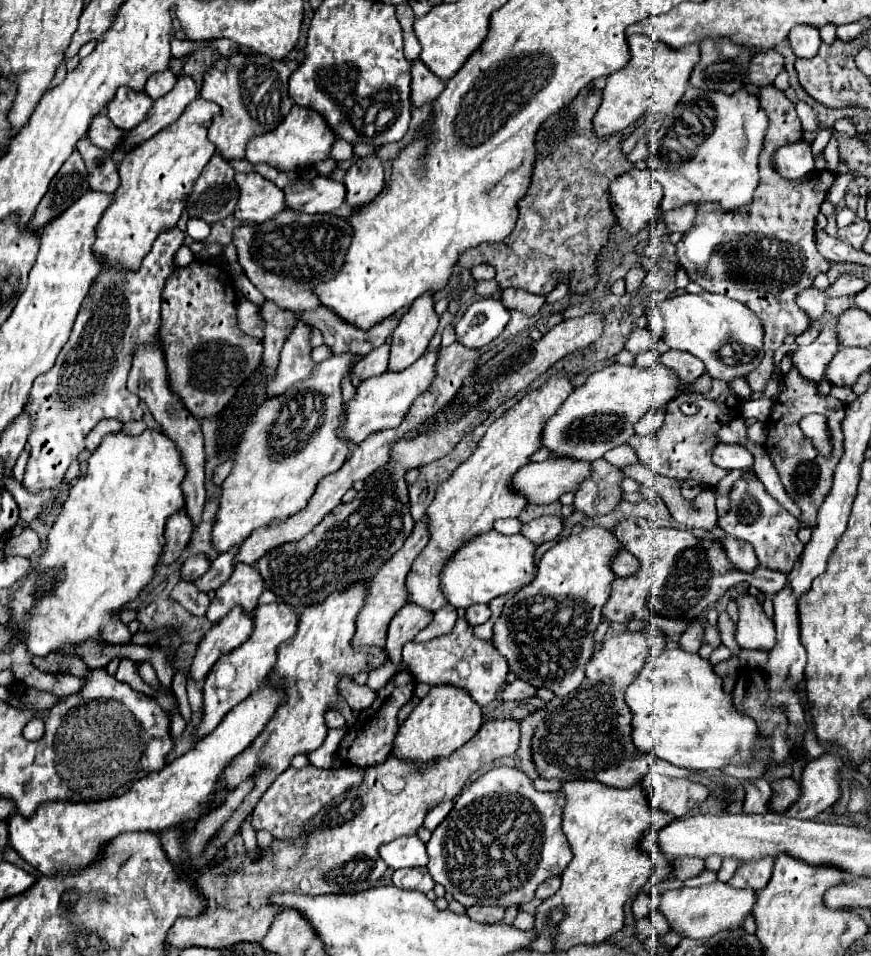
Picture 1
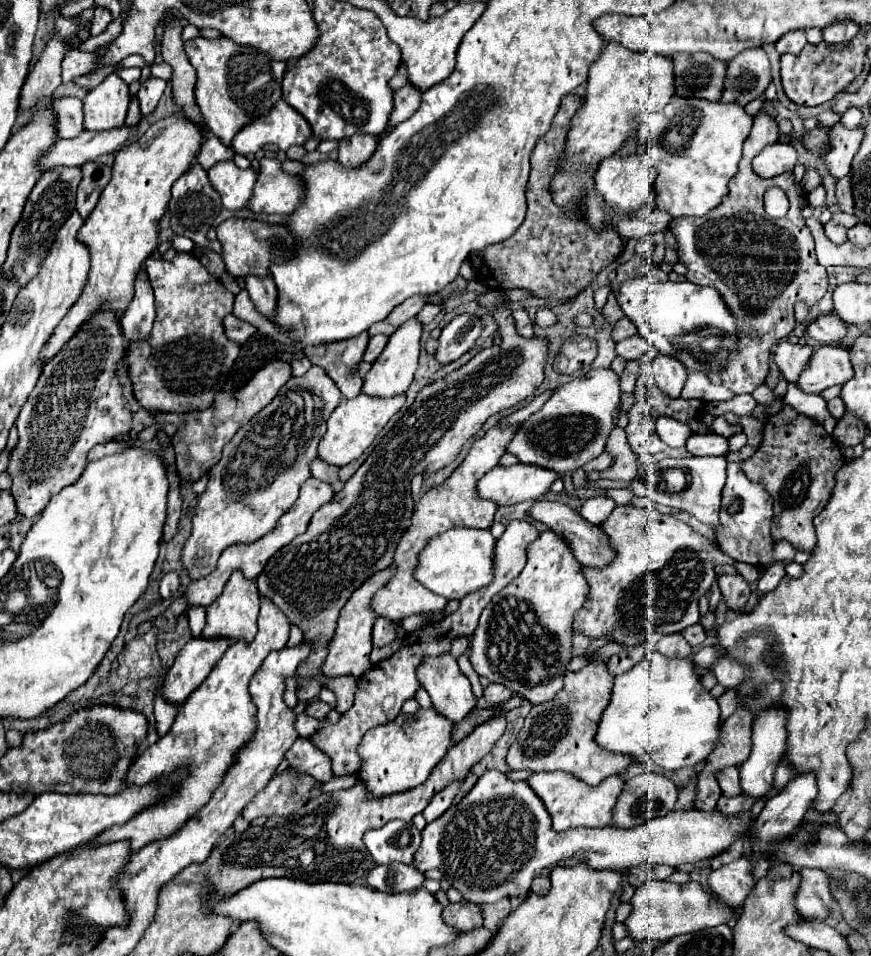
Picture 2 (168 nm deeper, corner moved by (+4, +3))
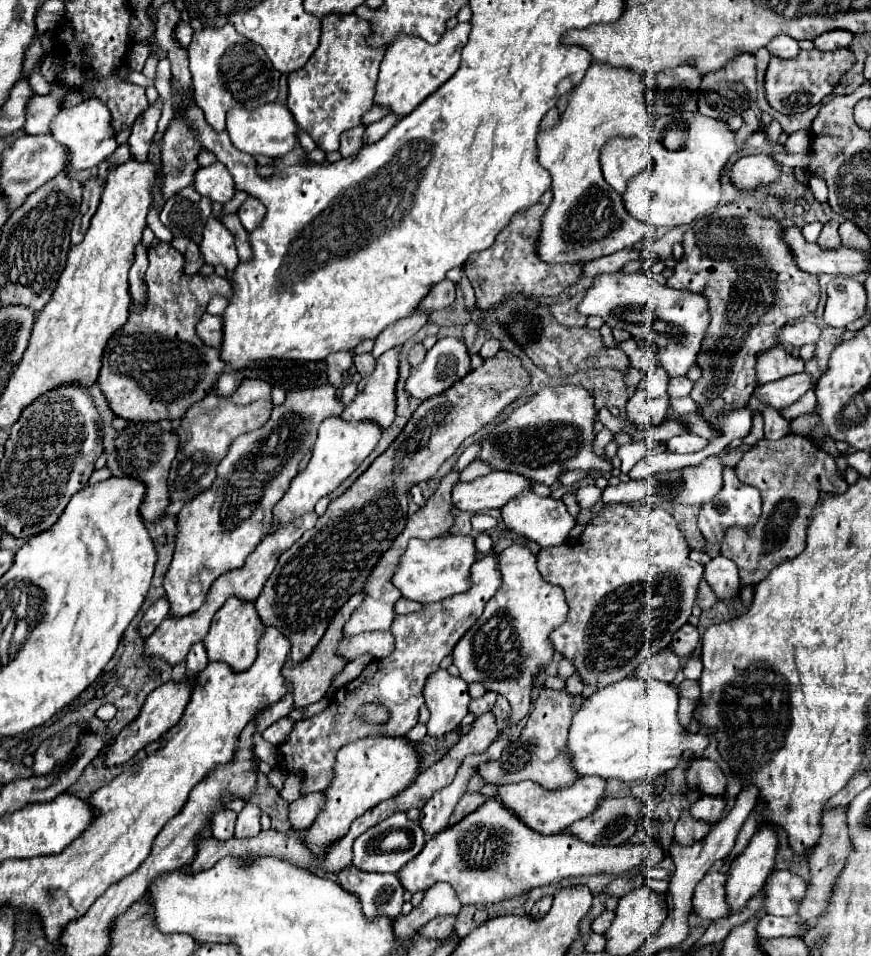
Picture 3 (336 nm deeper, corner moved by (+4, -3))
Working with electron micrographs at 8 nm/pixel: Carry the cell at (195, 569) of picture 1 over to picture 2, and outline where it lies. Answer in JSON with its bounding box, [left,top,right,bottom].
[159,571,179,599]

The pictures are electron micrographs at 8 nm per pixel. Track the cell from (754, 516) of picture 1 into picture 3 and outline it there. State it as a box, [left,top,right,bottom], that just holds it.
[699,467,761,545]

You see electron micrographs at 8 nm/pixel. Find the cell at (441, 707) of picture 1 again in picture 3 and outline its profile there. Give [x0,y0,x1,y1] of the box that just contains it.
[305,737,421,855]

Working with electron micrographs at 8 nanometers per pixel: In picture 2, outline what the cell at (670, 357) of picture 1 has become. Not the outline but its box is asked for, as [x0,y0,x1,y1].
[647,355,687,399]

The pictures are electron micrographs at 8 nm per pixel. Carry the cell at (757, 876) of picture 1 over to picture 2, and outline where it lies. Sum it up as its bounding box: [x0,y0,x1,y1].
[707,857,755,913]

